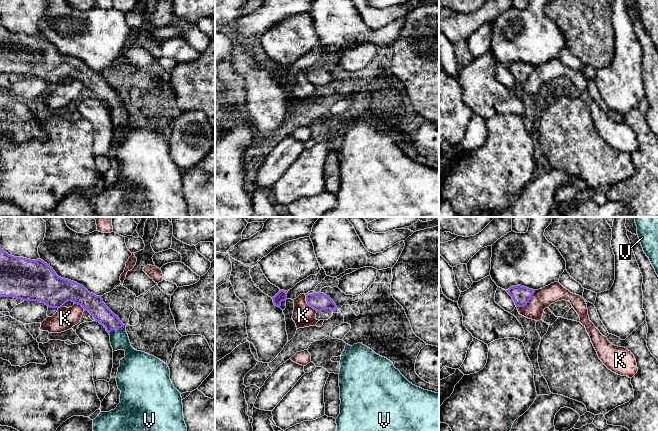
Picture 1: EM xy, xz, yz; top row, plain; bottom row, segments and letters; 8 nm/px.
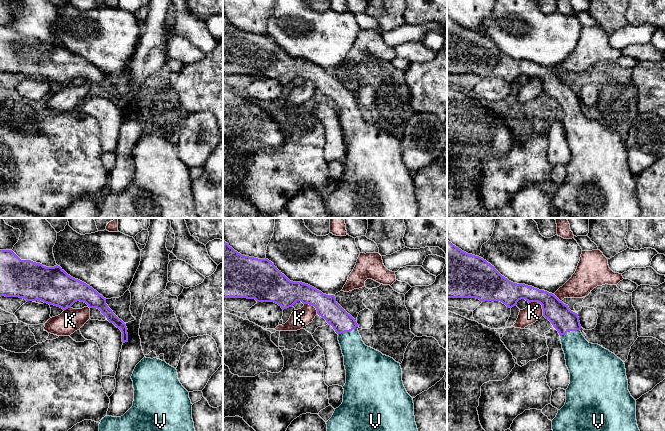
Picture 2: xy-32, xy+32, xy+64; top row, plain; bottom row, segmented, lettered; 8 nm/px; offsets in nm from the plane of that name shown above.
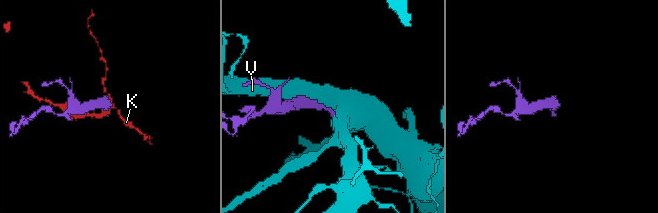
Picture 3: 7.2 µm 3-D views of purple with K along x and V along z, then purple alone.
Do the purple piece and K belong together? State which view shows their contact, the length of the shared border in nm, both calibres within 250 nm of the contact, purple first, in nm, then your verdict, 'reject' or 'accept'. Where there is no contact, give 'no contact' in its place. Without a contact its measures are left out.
yz | 200 nm | 150/160 nm | reject

